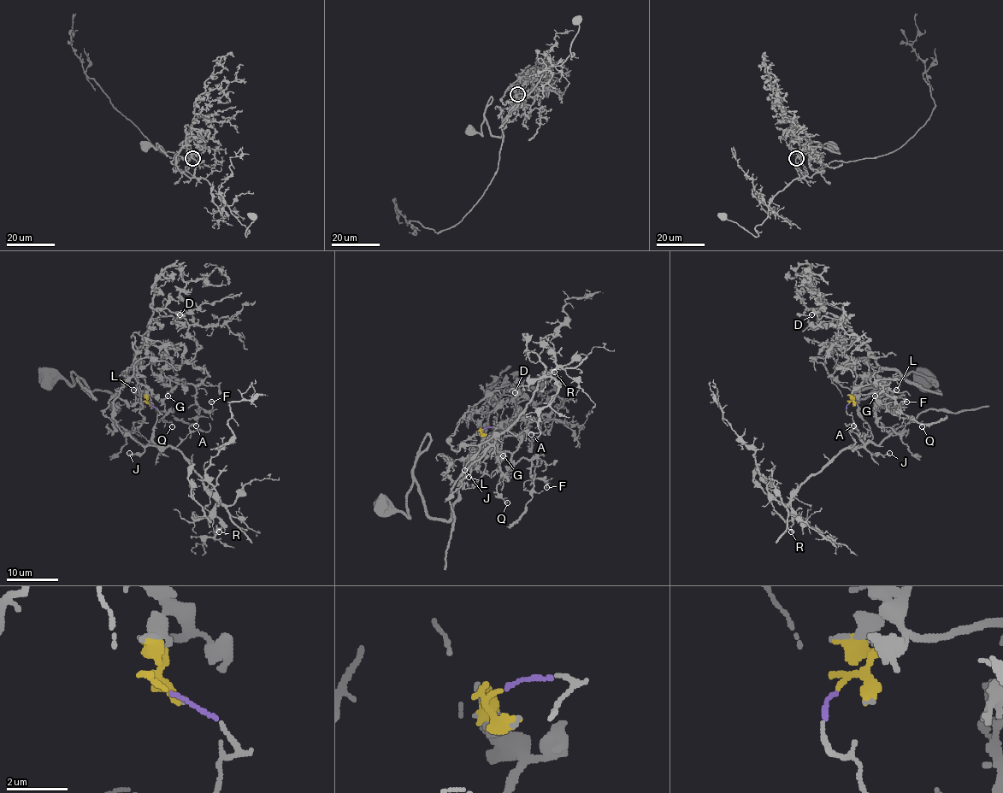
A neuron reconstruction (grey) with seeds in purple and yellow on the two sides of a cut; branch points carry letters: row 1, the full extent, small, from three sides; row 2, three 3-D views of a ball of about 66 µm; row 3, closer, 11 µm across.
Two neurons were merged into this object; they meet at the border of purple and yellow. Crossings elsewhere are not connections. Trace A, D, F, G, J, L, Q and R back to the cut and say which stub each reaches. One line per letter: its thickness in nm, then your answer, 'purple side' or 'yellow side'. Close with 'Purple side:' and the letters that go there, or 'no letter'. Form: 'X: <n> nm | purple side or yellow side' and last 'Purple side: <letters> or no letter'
A: 100 nm | purple side
D: 120 nm | yellow side
F: 110 nm | yellow side
G: 150 nm | yellow side
J: 120 nm | purple side
L: 130 nm | yellow side
Q: 120 nm | yellow side
R: 90 nm | purple side
Purple side: A, J, R

